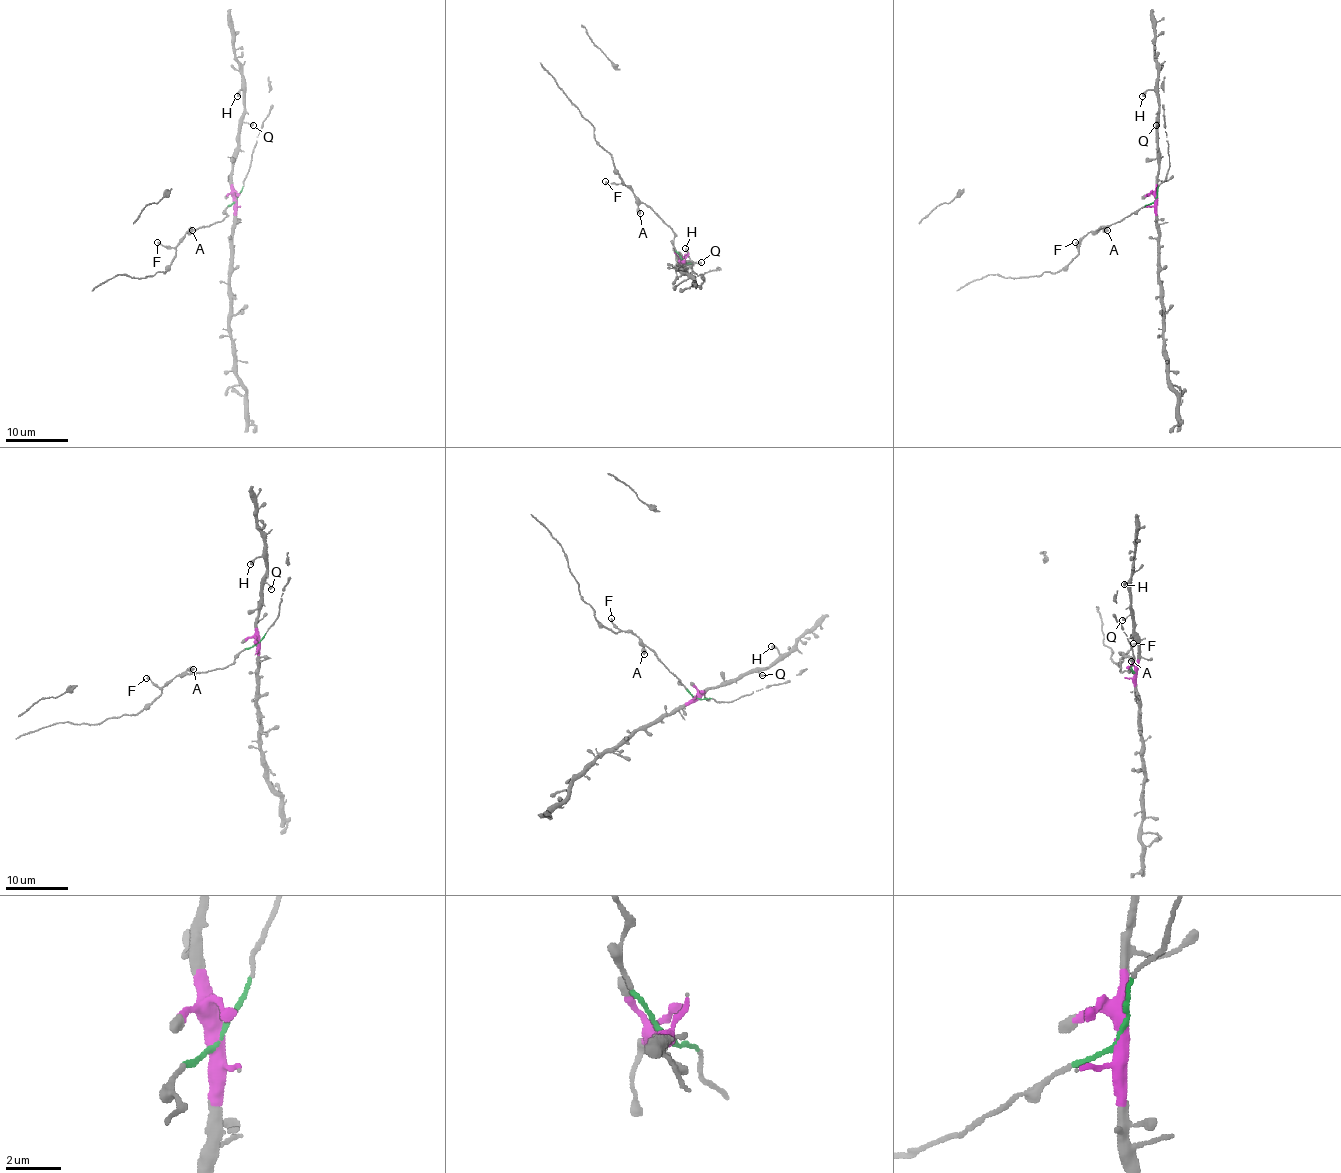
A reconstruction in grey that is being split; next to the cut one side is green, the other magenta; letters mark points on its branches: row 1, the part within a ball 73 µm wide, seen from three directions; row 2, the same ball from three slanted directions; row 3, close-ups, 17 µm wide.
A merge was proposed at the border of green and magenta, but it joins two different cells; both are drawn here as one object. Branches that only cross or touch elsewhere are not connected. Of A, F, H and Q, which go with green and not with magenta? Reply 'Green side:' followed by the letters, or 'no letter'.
Green side: A, F

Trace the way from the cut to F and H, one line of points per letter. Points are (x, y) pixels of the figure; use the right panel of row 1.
F: (1154, 199), (1120, 221), (1089, 232), (1078, 247), (1075, 243)
H: (1154, 199), (1159, 96), (1151, 89), (1142, 96)

